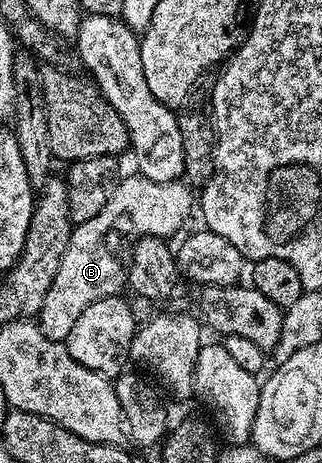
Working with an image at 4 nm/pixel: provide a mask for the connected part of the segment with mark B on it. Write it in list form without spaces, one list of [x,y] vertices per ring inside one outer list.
[[[147,175],[140,176],[122,176],[103,209],[87,222],[74,224],[73,236],[67,243],[67,251],[63,251],[63,259],[59,259],[59,271],[55,271],[51,291],[47,291],[47,299],[43,299],[39,314],[39,324],[47,339],[65,342],[67,335],[71,335],[71,327],[75,327],[79,315],[83,315],[91,303],[104,297],[116,297],[122,292],[121,288],[126,288],[126,266],[105,246],[109,233],[169,239],[172,233],[184,227],[189,212],[192,209],[194,212],[195,193],[184,180],[161,183],[152,181]]]

